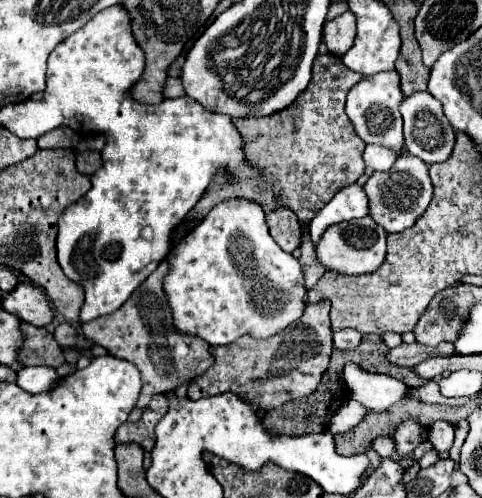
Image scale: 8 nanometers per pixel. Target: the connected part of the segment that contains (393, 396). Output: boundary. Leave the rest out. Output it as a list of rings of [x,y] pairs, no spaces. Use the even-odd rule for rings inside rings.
[[[358,363],[344,365],[342,375],[348,385],[350,399],[372,411],[388,411],[408,389],[400,379],[386,373],[368,373]]]

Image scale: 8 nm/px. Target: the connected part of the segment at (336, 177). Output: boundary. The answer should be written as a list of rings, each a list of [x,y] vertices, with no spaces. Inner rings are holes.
[[[332,53],[318,55],[312,67],[312,81],[308,83],[308,89],[300,93],[296,103],[268,117],[236,119],[236,127],[246,141],[246,157],[252,165],[264,171],[264,177],[252,181],[228,181],[218,175],[214,185],[184,221],[204,219],[208,209],[220,201],[246,197],[258,201],[266,213],[278,207],[290,207],[300,223],[310,223],[310,219],[340,189],[356,183],[364,173],[362,151],[366,143],[354,133],[352,123],[344,113],[346,95],[360,81],[362,75],[352,73],[352,69],[342,65],[340,57]]]

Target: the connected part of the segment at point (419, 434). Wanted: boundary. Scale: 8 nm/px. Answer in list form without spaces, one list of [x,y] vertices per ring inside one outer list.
[[[404,419],[396,425],[392,441],[394,441],[394,449],[400,457],[410,455],[422,441],[426,439],[426,427],[418,423],[418,419]]]

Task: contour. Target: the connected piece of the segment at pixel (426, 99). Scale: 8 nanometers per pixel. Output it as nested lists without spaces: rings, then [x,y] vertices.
[[[416,91],[400,103],[400,113],[404,119],[404,137],[406,137],[406,151],[422,159],[426,165],[446,161],[454,147],[454,129],[450,121],[444,117],[440,101],[436,101],[428,91]]]

